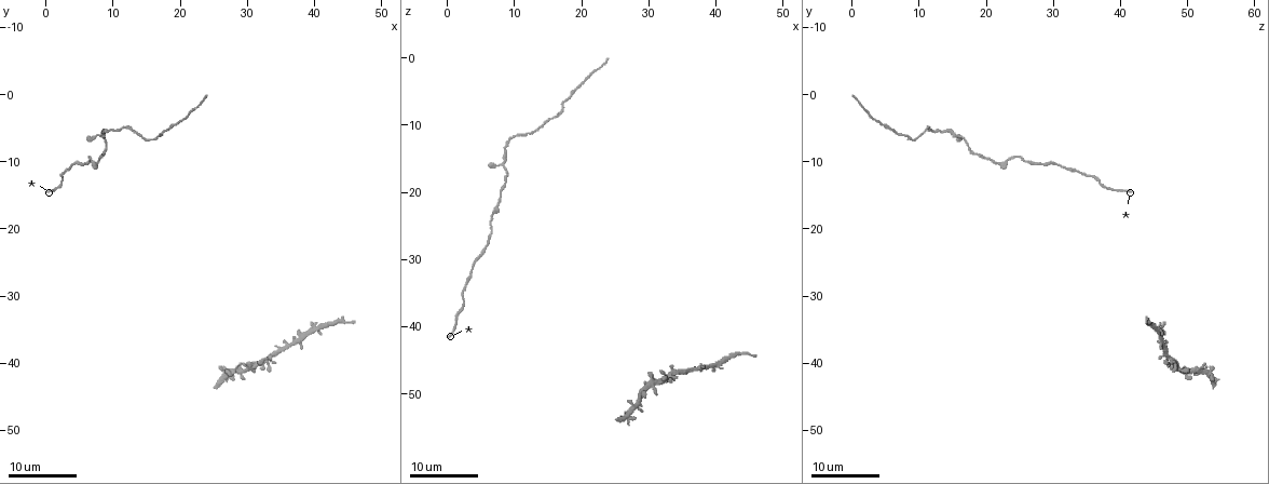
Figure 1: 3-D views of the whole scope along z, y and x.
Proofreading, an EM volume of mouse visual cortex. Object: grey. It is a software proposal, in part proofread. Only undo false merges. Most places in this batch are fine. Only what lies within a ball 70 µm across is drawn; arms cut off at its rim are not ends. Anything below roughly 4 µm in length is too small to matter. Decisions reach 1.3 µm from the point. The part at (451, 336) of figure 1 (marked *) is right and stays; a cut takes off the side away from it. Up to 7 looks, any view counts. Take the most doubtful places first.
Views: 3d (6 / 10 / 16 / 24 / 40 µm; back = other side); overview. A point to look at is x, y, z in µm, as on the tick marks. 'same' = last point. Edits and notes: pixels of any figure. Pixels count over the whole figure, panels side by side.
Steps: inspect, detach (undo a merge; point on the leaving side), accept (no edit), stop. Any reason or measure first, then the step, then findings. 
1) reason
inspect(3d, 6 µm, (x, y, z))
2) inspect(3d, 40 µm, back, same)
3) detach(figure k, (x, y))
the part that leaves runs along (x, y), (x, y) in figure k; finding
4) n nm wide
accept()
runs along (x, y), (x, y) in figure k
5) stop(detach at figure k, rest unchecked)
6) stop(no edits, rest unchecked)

thick turns thin
inspect(3d, 24 µm, (8.5, 6.0, 16.5))

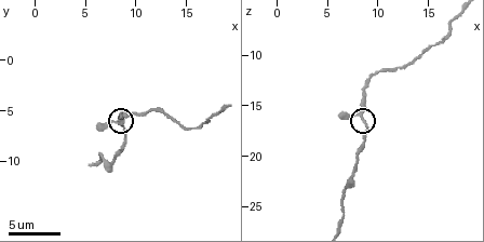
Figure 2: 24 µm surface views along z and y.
inspect(3d, 6 µm, same)

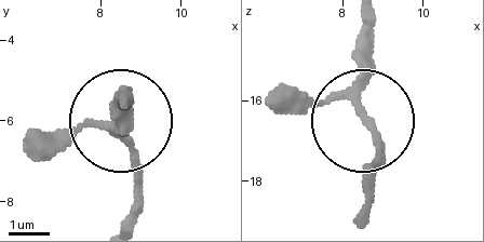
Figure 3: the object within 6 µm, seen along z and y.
inspect(3d, 6 µm, back, same)

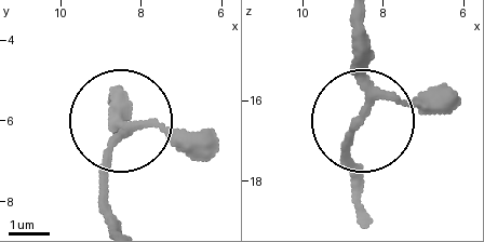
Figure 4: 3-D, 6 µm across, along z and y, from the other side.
3 arms
accept()
runs along (354, 188), (344, 144), (364, 106), (364, 26) in figure 4; one neuron here

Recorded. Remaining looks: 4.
calibre changes
inspect(3d, 6 µm, (7.4, 10.2, 21.8))

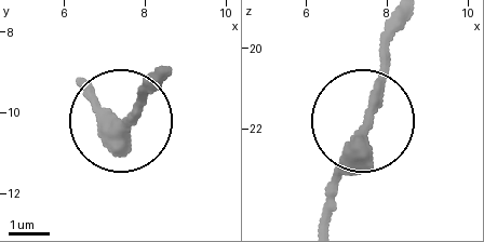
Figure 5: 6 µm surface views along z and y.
inspect(3d, 6 µm, back, (7.55, 10.30, 21.75))

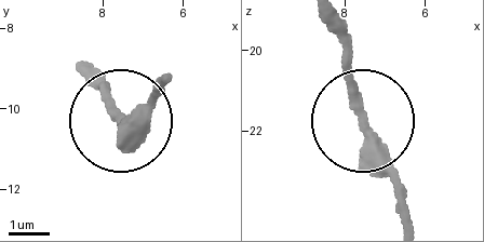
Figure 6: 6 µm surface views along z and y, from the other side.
accept()
runs along (408, 224), (375, 152), (340, 31) in figure 6; continuous, no second neuron

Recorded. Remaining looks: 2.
sudden change in width
inspect(3d, 16 µm, (19.0, 4.5, 4.5))

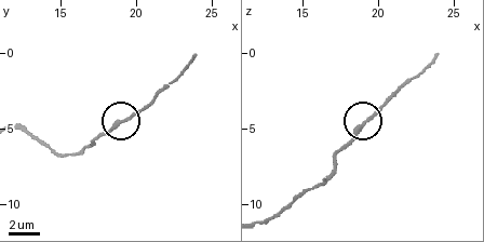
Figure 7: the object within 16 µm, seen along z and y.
zoom in
inspect(3d, 10 µm, (19.2, 4.6, 4.6))

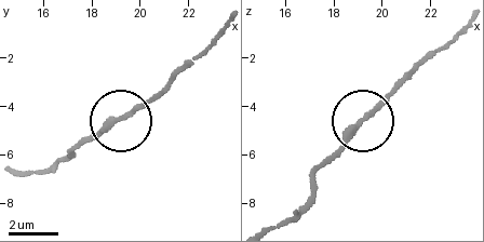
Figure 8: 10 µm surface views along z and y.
accept()
runs along (282, 224), (309, 195), (319, 164), (398, 85) in figure 8; continuous, no second neuron

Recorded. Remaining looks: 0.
stop(no edits, rest unchecked)

